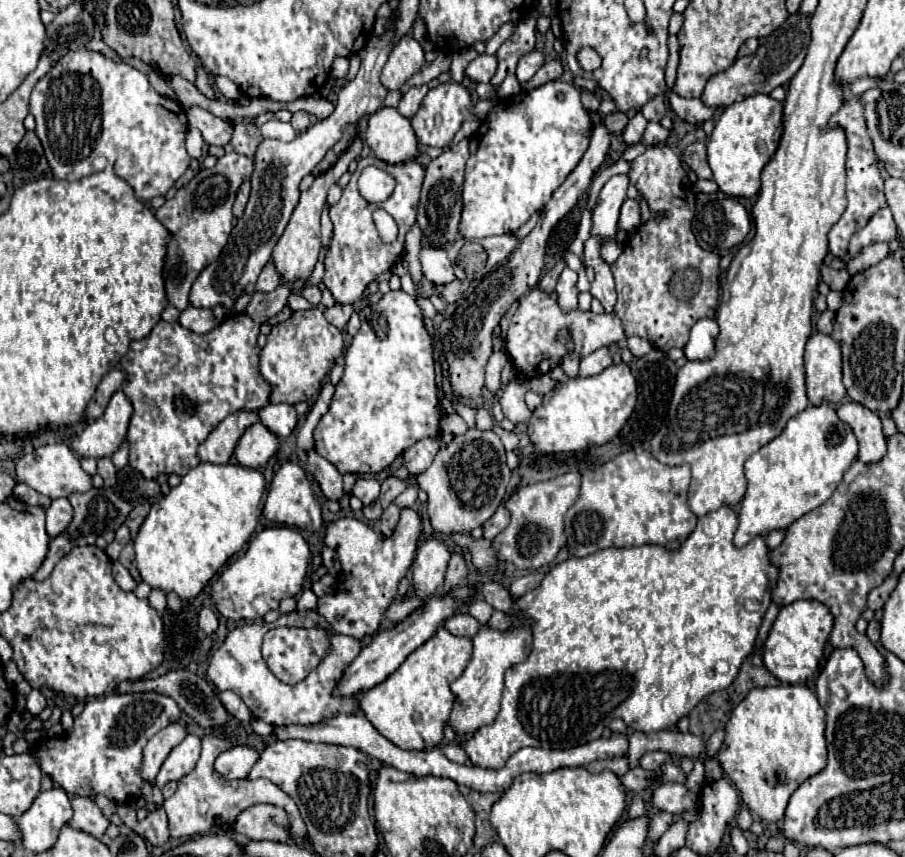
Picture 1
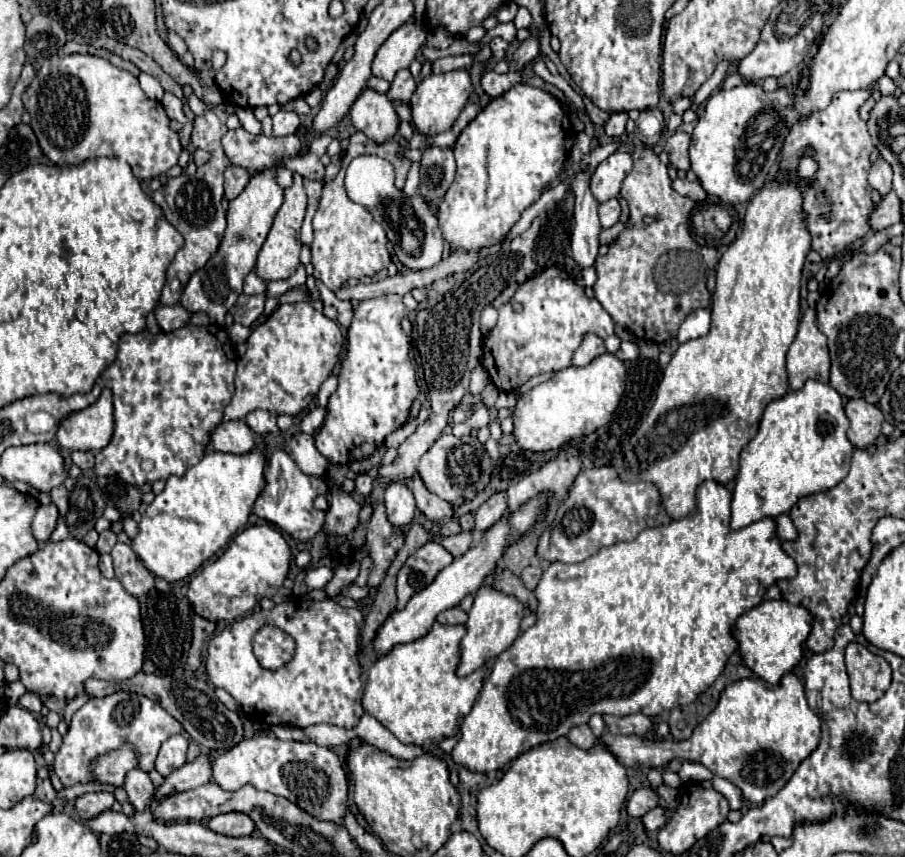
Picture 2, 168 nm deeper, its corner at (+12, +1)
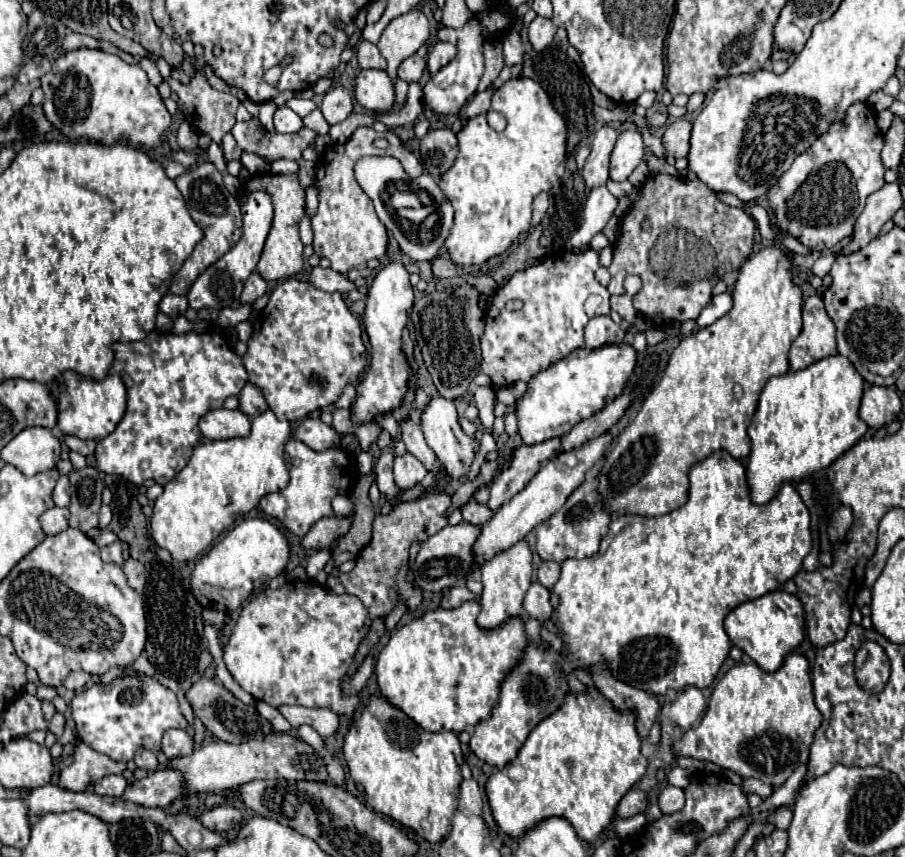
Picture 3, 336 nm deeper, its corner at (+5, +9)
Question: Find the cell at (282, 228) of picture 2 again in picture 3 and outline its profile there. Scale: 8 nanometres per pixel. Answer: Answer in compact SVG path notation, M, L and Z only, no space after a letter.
M262 173L262 175L256 175L250 181L246 181L246 189L264 189L266 193L272 193L272 203L274 203L274 221L272 221L272 229L268 233L262 257L258 261L258 273L266 281L280 281L280 279L294 277L302 269L302 263L304 263L304 259L302 259L304 245L300 241L298 225L304 217L306 193L298 181L298 173L292 173L292 175Z

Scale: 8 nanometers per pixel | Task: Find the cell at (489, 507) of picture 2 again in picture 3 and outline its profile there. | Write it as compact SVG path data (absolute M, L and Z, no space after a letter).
M560 439L544 441L540 445L520 445L514 451L514 459L506 471L502 471L490 485L490 499L488 509L496 511L500 505L510 501L524 485L538 473L540 465L548 461L560 449Z

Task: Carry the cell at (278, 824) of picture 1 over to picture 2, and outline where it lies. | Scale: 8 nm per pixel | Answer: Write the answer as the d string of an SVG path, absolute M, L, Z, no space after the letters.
M243 813L215 815L207 821L207 827L215 833L229 835L229 837L245 837L245 835L251 835L255 831L255 823Z

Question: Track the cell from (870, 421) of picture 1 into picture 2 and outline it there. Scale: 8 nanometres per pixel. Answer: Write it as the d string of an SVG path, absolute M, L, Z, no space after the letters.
M851 399L845 405L845 413L851 421L851 427L847 431L849 441L859 449L873 445L875 439L881 435L881 425L883 425L881 409L867 401Z

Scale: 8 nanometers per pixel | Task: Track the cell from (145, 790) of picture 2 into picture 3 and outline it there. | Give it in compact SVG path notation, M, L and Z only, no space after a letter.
M138 749L136 757L134 757L134 763L136 763L138 769L146 769L146 771L154 771L154 769L158 769L156 755L154 755L154 753L148 753L146 749Z

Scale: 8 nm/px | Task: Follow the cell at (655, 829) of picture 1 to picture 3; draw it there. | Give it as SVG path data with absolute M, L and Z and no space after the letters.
M666 785L658 797L658 803L660 803L660 809L662 813L670 815L670 813L676 813L684 807L684 791L678 789L678 787L672 787L672 785Z

